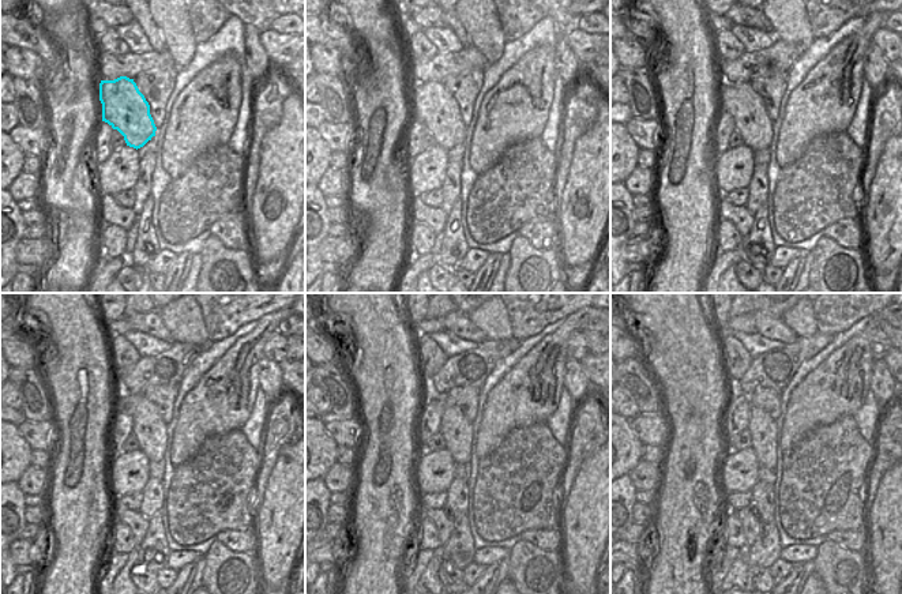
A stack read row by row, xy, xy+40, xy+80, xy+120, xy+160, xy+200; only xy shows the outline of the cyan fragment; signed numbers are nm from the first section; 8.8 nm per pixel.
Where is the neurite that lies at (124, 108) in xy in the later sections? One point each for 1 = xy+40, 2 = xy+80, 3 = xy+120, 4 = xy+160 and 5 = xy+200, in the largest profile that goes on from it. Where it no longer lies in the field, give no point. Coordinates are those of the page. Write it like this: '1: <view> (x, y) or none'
1: xy+40 (433, 105)
2: xy+80 (747, 108)
3: xy+120 (150, 431)
4: xy+160 (455, 428)
5: xy+200 (762, 428)

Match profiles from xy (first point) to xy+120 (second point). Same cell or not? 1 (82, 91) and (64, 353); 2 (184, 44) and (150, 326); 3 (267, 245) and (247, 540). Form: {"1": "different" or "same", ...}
{"1": "same", "2": "different", "3": "different"}

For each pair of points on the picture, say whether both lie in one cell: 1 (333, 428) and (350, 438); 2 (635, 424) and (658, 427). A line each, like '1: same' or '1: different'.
1: same
2: same

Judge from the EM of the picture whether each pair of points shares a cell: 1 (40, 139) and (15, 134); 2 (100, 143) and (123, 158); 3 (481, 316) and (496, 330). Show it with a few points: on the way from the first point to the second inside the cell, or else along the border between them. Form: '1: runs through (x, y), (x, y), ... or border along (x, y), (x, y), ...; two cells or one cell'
1: runs through (34, 139), (21, 135); one cell
2: border along (112, 151), (98, 164); two cells
3: runs through (485, 319), (492, 326); one cell

